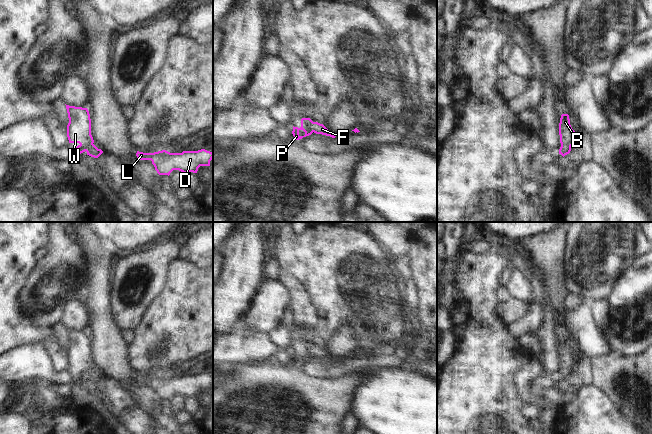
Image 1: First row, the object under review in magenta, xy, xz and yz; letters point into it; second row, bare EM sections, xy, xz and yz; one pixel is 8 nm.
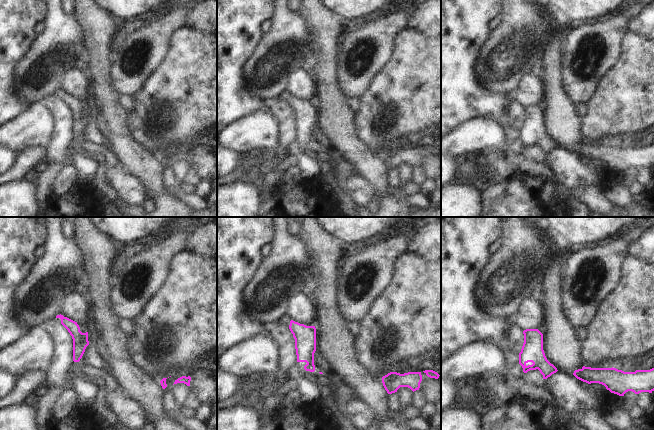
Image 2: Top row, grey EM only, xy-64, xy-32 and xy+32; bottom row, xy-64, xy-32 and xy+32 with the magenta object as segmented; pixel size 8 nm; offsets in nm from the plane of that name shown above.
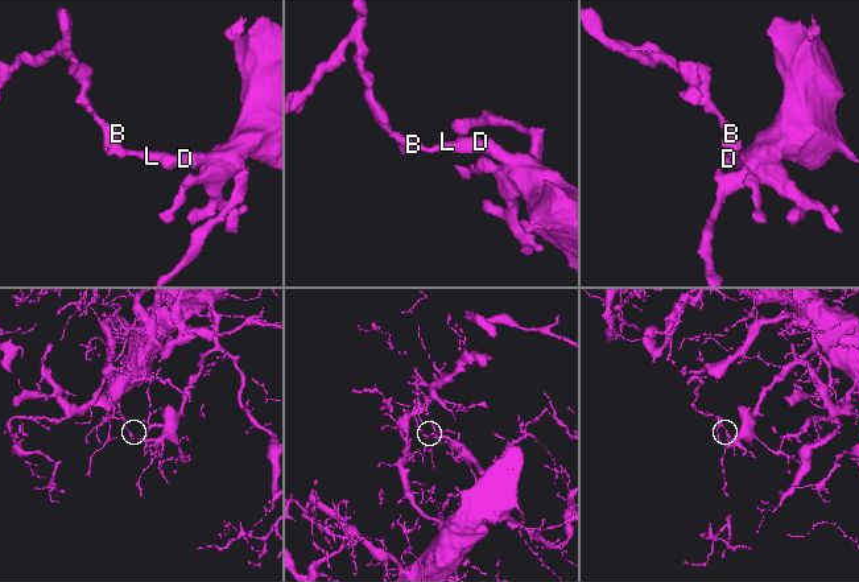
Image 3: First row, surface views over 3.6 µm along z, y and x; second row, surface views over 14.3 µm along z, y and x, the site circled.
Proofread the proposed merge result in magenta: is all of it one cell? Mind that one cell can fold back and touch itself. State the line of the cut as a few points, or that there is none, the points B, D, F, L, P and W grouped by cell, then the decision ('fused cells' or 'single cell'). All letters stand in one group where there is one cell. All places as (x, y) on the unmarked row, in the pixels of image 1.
no cut | B D F L P W | single cell

